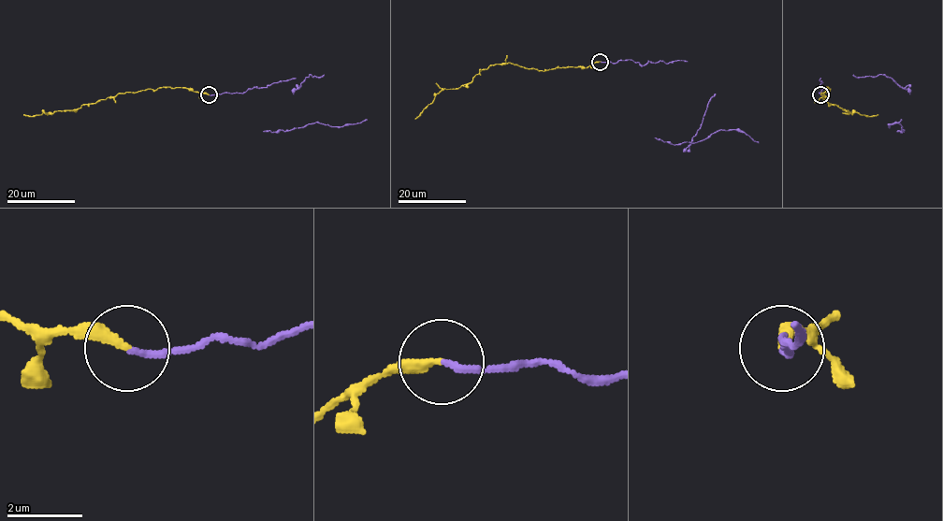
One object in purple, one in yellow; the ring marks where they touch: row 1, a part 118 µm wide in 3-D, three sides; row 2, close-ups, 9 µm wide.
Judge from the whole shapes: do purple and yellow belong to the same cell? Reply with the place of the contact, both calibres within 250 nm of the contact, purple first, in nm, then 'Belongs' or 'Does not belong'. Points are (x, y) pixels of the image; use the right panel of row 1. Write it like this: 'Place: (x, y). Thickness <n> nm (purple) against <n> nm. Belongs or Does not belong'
Place: (820, 94). Thickness 160 nm (purple) against 280 nm. Does not belong

